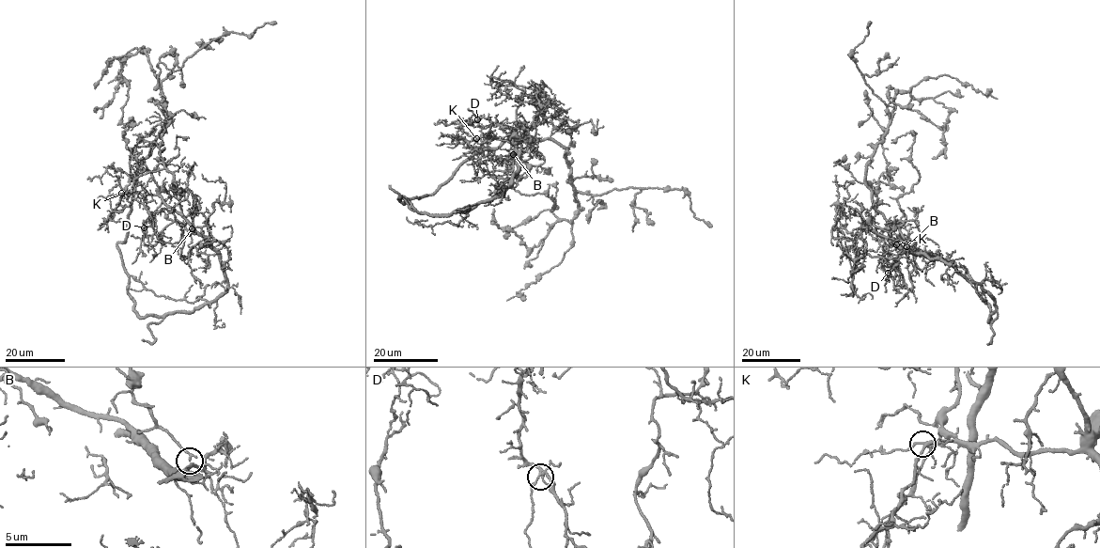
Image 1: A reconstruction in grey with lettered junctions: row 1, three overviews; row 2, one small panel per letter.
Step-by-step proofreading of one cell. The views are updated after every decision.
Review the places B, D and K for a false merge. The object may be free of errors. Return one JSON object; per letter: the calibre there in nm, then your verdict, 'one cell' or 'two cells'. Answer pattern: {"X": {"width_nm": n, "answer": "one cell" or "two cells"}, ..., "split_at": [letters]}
{"B": {"width_nm": 200, "answer": "one cell"}, "D": {"width_nm": 190, "answer": "one cell"}, "K": {"width_nm": 190, "answer": "one cell"}, "split_at": []}

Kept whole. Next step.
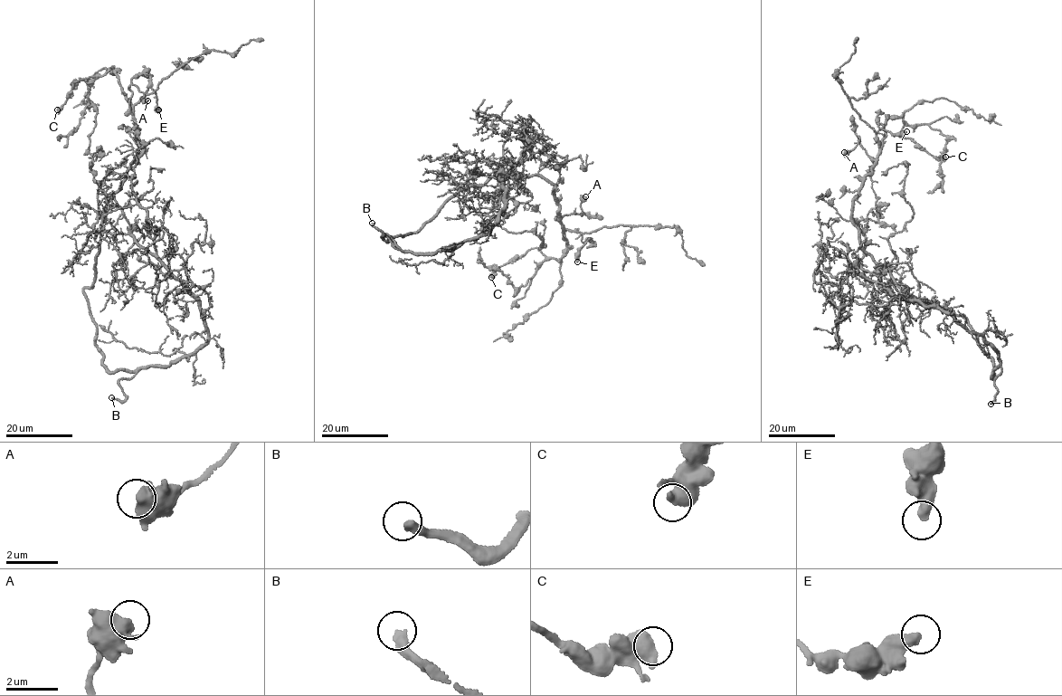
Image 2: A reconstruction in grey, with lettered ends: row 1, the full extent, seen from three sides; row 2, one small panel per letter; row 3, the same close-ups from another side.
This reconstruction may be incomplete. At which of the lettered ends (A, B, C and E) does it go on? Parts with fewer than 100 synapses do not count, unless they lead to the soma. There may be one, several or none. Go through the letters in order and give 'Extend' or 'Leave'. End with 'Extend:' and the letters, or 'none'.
A: Leave
B: Extend
C: Leave
E: Leave
Extend: B

